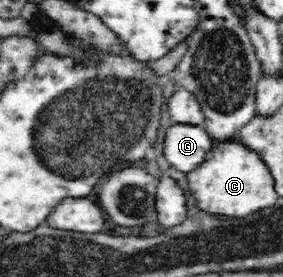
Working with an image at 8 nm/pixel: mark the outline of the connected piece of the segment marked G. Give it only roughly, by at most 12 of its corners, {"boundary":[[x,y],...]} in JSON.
{"boundary":[[197,124],[166,130],[164,155],[179,172],[191,174],[213,147]]}

